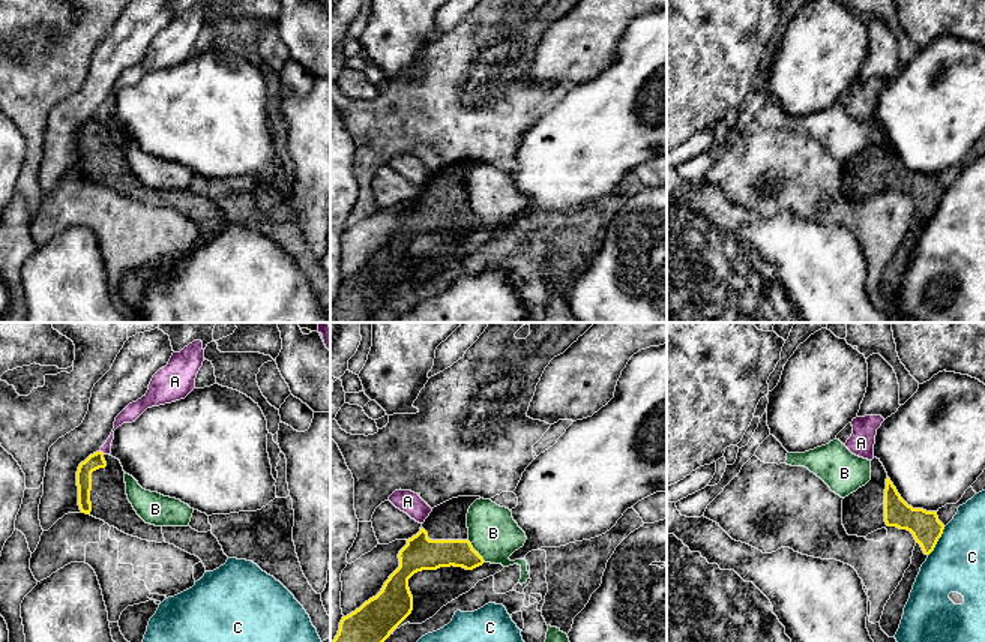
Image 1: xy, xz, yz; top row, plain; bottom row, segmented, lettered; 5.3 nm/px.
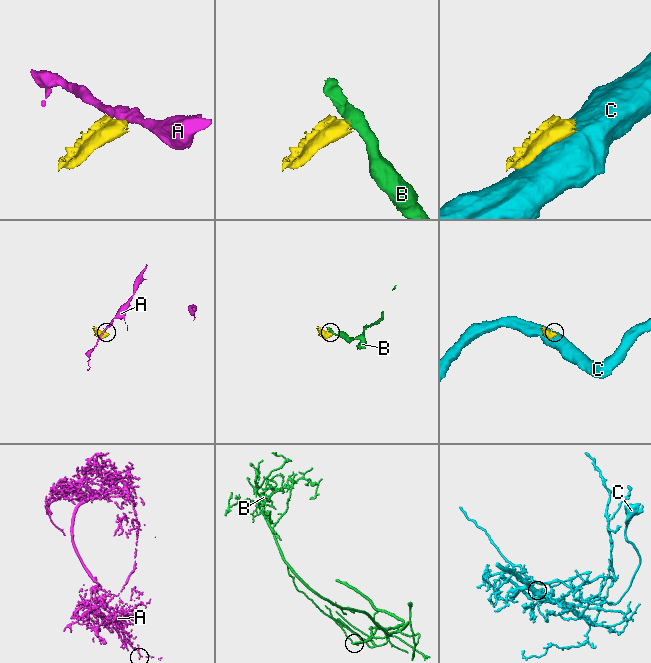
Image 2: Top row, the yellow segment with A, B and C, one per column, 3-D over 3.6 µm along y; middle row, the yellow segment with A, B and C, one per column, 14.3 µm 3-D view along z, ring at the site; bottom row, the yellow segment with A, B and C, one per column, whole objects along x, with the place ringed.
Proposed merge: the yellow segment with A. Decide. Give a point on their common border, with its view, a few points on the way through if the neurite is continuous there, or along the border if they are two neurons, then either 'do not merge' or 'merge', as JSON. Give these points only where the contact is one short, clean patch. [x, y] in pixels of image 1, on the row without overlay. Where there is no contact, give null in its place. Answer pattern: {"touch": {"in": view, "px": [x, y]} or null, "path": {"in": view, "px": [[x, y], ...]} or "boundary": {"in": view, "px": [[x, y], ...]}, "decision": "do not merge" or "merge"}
{"touch": null, "decision": "do not merge"}

